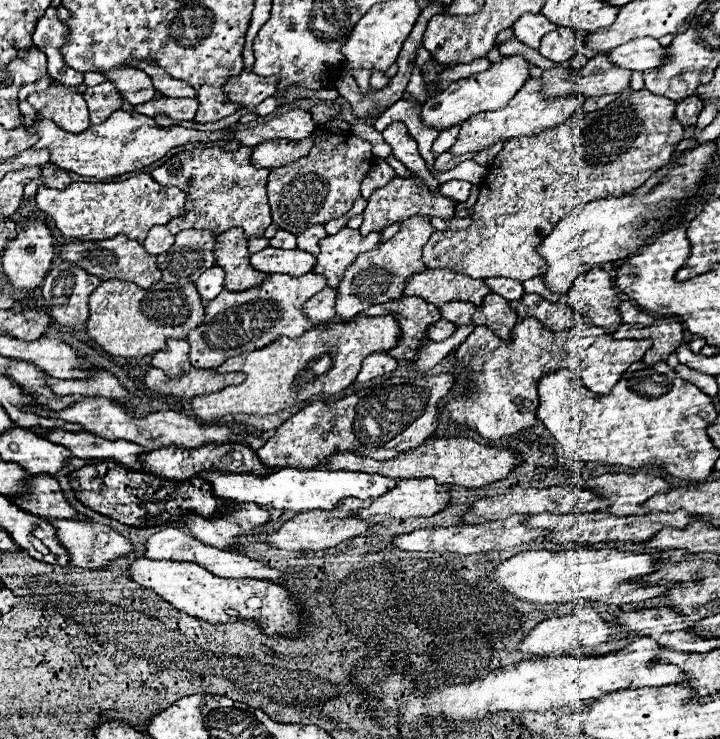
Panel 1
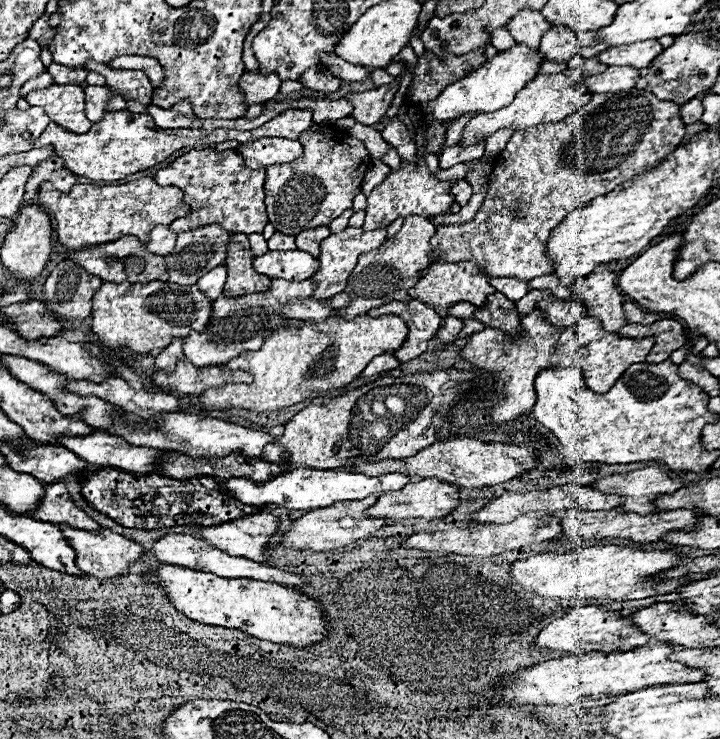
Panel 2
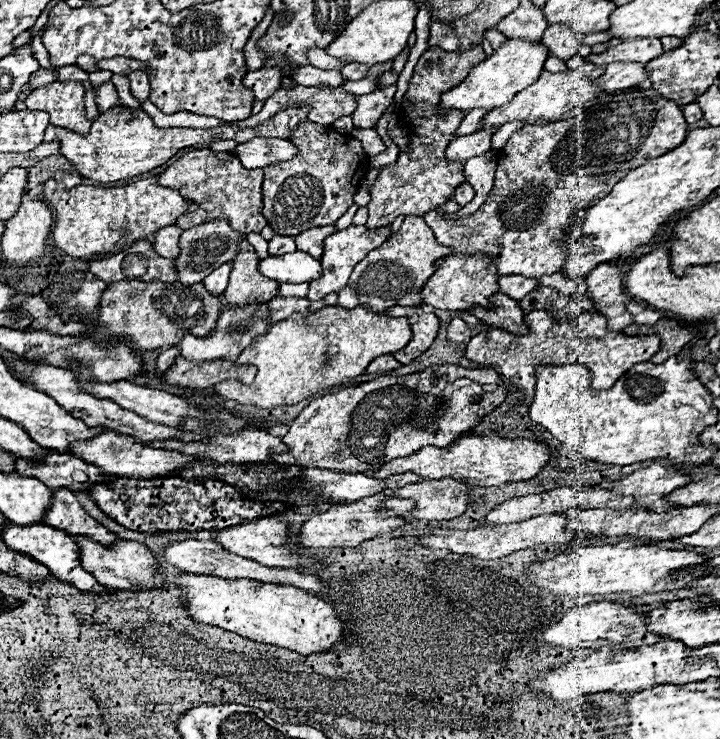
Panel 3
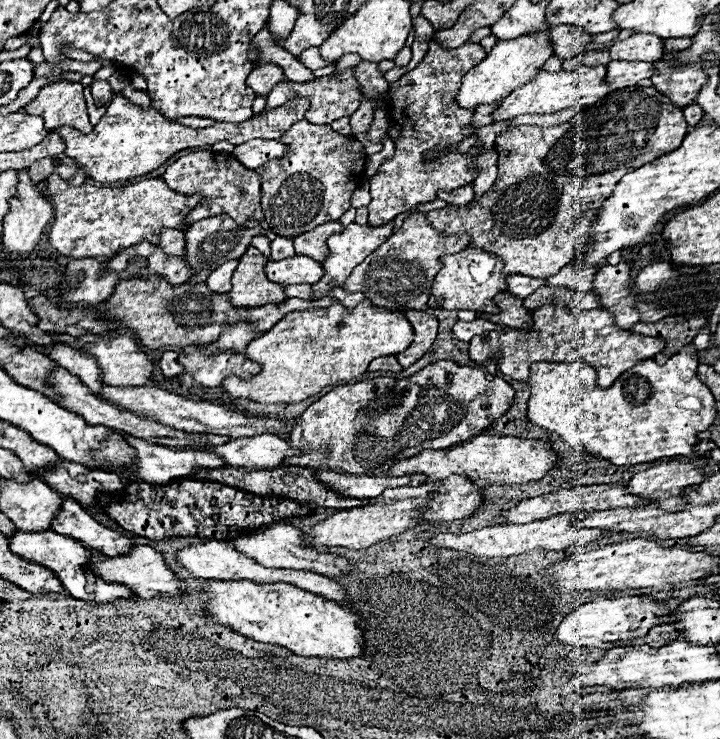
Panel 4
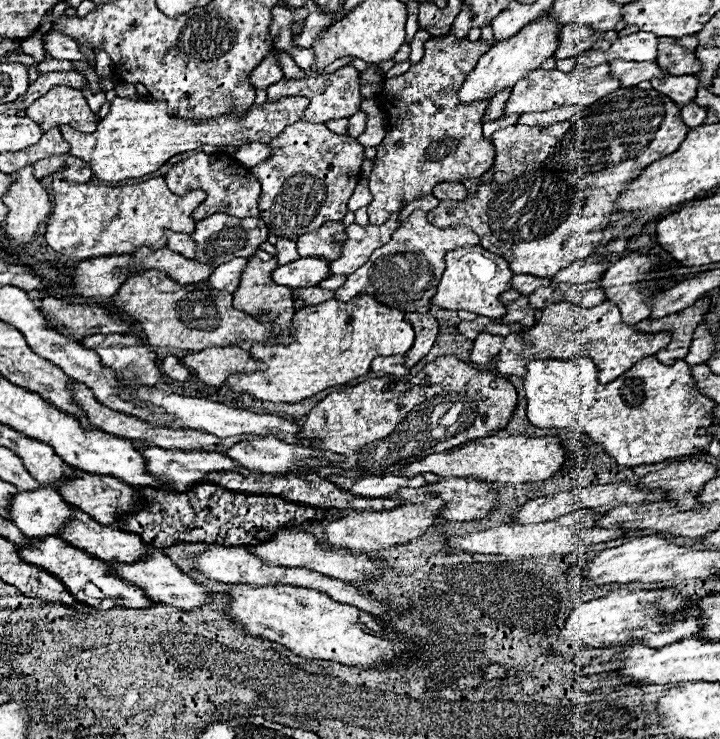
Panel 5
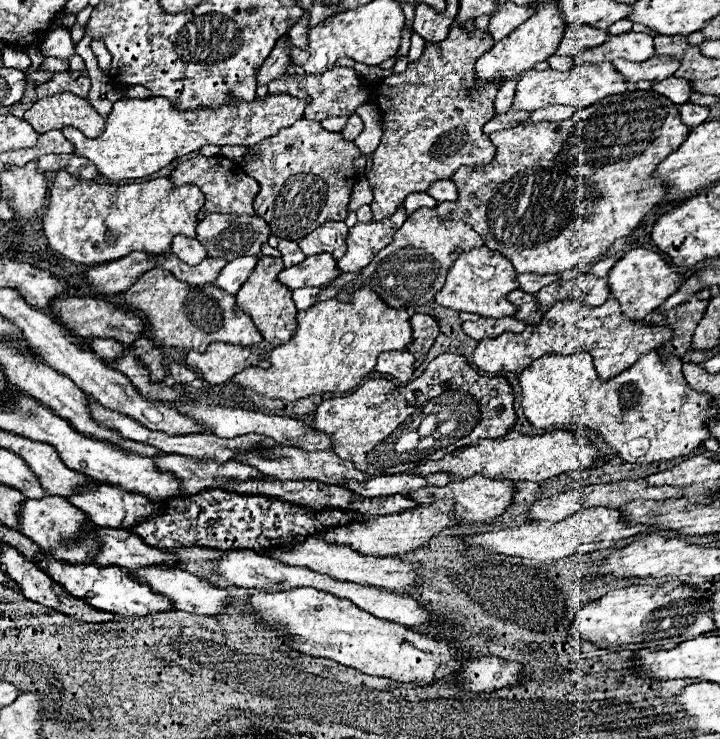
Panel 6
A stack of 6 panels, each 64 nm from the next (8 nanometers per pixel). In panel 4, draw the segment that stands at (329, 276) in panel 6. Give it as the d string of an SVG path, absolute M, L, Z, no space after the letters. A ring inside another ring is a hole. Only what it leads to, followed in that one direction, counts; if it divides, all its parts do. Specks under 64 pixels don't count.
M292 256L280 262L270 262L266 268L266 276L276 284L316 284L324 274L320 262L306 256Z

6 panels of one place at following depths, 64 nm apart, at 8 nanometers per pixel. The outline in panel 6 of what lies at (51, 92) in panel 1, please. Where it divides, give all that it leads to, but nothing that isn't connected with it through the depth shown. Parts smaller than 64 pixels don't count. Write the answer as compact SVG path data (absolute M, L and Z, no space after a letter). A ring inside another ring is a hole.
M70 92L38 100L26 110L24 120L30 122L38 134L74 126L86 138L98 138L106 124L106 116L100 116L88 100Z

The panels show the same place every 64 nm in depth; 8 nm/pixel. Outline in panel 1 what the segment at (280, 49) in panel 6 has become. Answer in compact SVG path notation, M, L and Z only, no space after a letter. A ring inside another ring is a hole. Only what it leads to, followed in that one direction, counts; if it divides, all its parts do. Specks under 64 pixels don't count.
M242 72L238 78L230 80L226 84L226 92L230 100L236 104L242 104L246 108L254 108L262 100L274 96L278 90L278 78L276 76L256 76L254 72Z

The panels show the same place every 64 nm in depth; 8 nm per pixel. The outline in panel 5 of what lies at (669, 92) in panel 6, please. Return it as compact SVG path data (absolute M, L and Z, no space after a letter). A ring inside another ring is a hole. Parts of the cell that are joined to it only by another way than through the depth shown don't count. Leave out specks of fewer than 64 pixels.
M666 74L662 80L650 80L654 90L666 94L670 100L674 100L678 106L686 106L696 98L696 88L698 88L698 78L696 76L672 76Z

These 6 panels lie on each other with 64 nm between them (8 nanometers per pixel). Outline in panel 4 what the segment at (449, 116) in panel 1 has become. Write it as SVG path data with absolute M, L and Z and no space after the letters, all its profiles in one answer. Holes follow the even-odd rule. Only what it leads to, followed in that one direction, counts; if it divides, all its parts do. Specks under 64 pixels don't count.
M546 26L540 32L518 36L514 40L498 40L490 54L486 54L486 58L462 78L462 88L456 96L460 108L476 108L482 104L502 102L514 88L530 82L536 76L536 72L544 66L544 62L554 54L548 32L550 28Z

